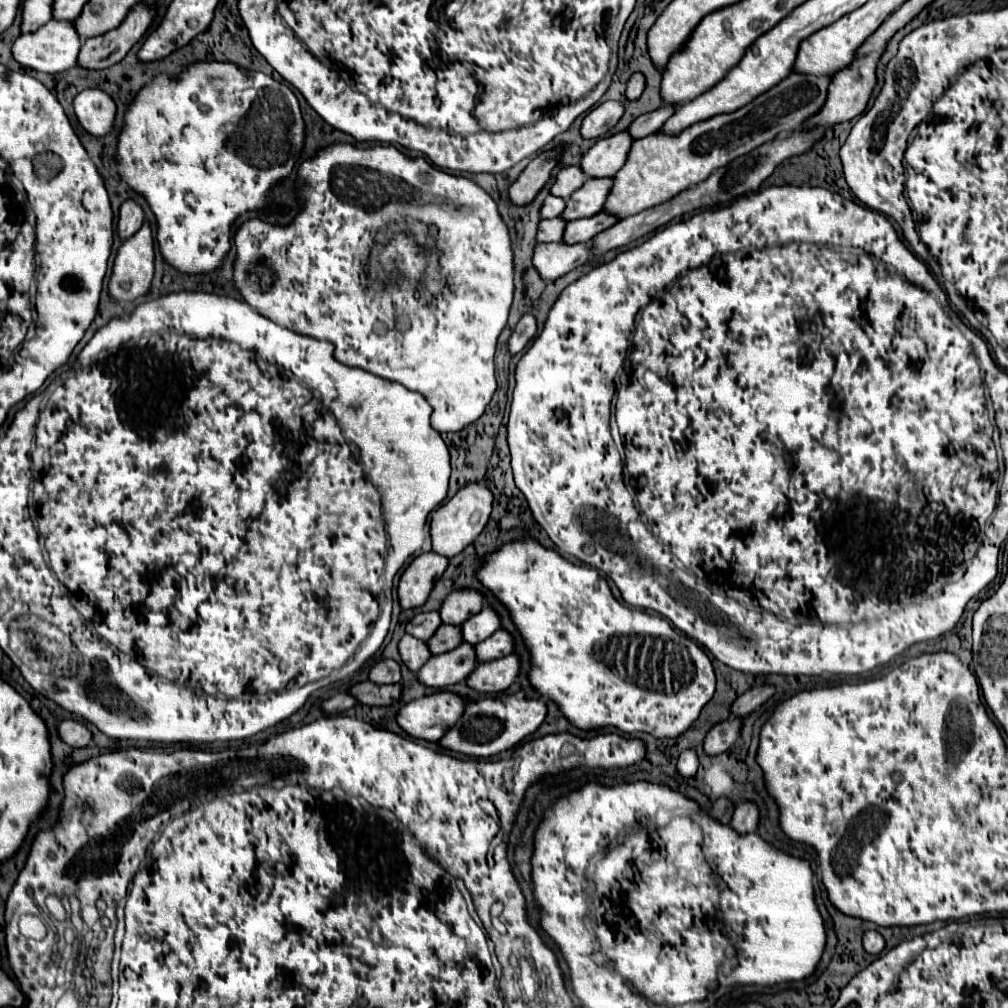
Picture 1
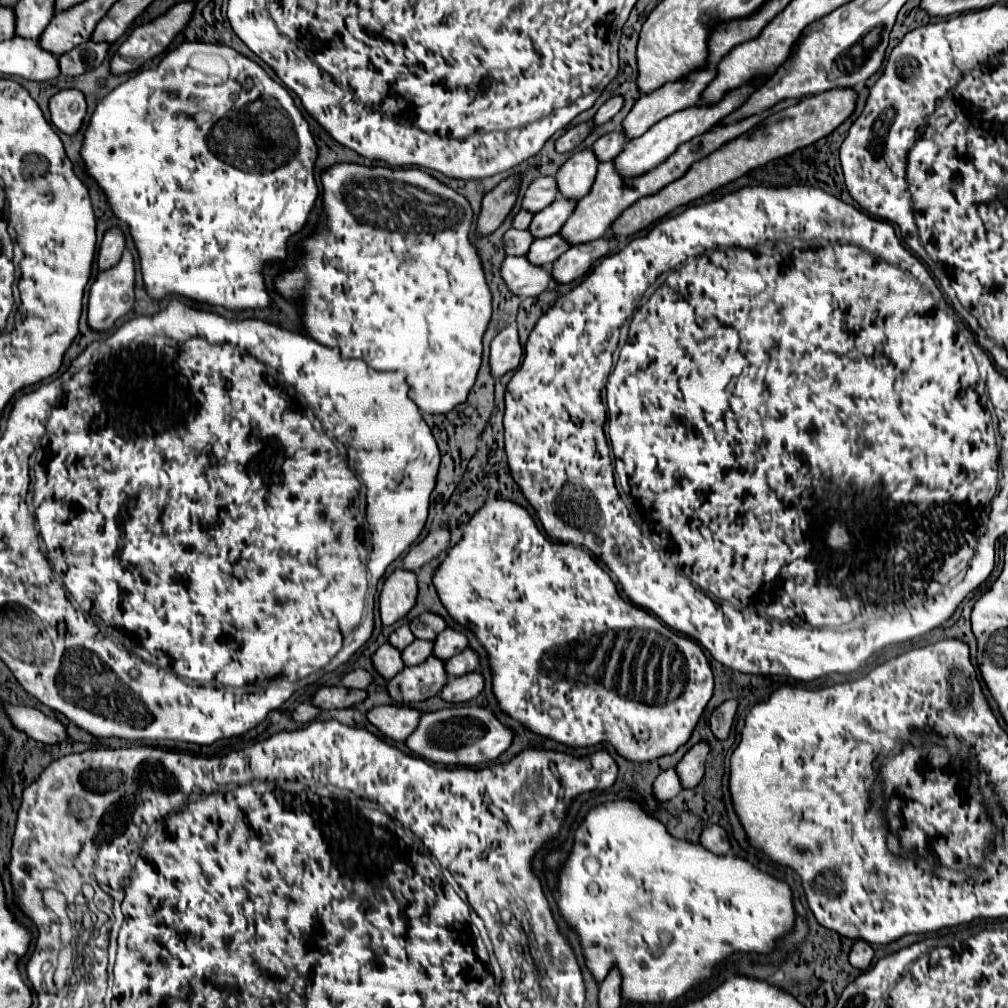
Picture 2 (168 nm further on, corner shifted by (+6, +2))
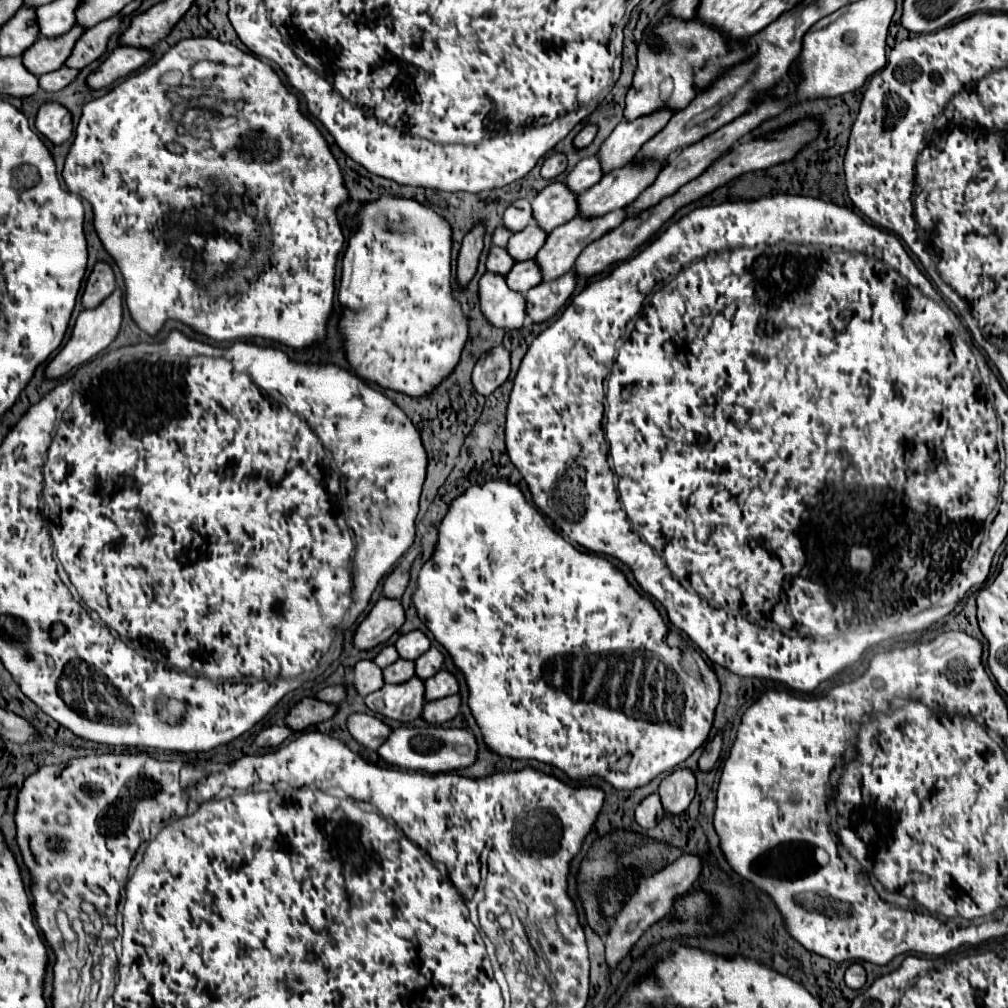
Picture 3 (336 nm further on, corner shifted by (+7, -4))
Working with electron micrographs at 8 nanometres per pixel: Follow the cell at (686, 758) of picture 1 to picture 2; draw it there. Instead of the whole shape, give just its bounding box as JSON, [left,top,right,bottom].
[652,768,682,802]

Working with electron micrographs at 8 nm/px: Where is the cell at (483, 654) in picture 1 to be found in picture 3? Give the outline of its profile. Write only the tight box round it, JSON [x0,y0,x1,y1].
[425,670,459,700]

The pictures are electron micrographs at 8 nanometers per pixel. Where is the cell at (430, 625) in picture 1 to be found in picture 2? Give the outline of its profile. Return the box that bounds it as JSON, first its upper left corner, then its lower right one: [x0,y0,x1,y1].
[388,624,414,650]

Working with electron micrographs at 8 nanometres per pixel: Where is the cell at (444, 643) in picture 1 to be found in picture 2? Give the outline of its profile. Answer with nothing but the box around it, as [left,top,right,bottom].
[402,640,434,666]

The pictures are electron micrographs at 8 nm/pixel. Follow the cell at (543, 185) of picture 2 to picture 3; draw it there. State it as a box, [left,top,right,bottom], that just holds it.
[503,198,533,232]

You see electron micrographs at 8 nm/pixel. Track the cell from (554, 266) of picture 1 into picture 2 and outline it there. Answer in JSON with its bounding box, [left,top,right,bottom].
[500,256,552,298]

